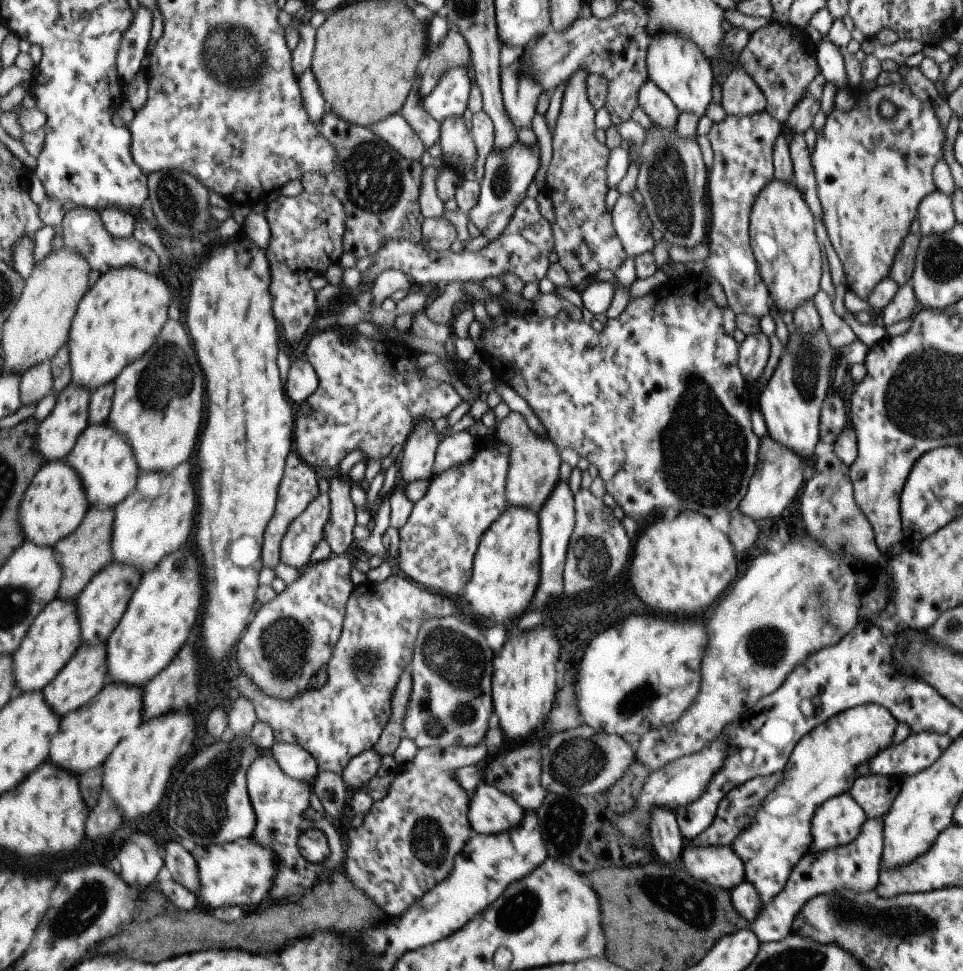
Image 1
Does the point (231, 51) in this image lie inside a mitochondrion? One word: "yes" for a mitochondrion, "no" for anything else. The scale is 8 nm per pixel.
yes

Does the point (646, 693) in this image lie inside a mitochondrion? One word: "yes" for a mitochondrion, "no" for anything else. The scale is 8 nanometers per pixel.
yes

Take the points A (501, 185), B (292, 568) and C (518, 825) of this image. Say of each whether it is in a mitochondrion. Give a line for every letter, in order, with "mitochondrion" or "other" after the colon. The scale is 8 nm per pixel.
A: mitochondrion
B: other
C: other

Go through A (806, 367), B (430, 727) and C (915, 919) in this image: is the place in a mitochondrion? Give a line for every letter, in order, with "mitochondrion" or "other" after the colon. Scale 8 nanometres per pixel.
A: mitochondrion
B: mitochondrion
C: mitochondrion

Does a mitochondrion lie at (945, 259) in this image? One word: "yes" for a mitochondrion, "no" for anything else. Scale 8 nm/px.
yes

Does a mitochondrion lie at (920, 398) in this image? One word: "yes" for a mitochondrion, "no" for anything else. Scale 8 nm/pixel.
yes

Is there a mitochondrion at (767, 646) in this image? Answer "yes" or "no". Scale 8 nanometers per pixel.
yes

